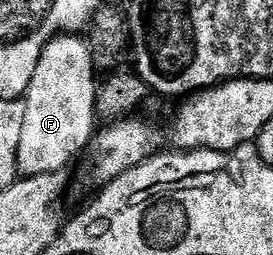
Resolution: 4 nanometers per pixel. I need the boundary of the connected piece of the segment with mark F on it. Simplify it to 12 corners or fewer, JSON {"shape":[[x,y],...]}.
{"shape":[[46,43],[26,90],[18,167],[67,168],[96,134],[96,64]]}

